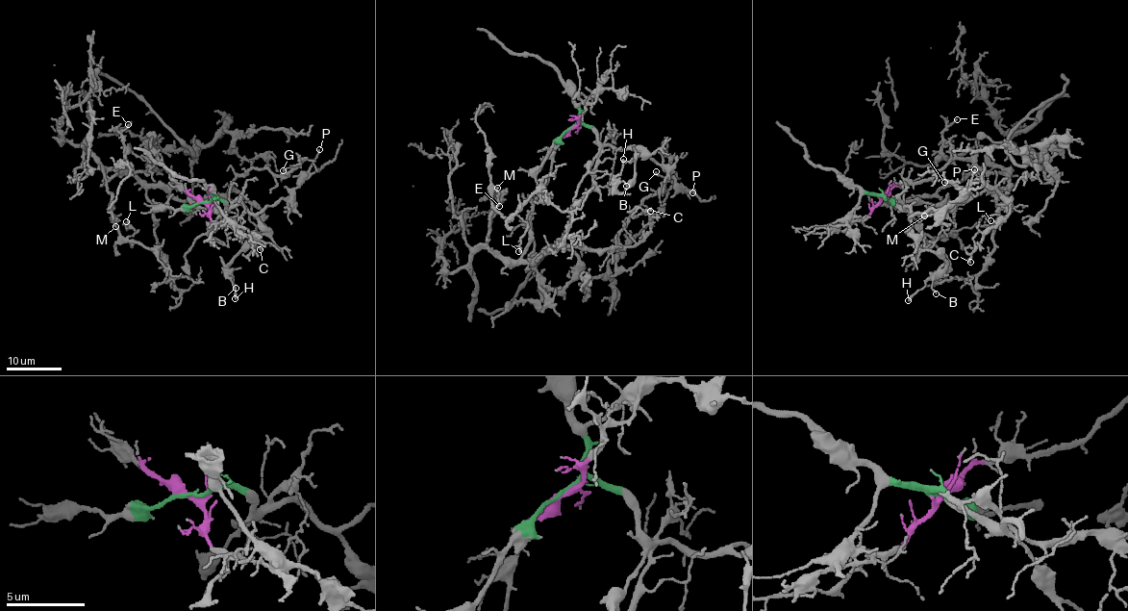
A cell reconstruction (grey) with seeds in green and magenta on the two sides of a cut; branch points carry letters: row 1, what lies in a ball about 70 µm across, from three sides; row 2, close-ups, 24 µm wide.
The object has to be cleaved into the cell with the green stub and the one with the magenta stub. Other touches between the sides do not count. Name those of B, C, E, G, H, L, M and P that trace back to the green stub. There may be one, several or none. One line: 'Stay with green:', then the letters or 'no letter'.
Stay with green: B, H, P

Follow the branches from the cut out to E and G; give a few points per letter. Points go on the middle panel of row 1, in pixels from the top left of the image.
E: (571, 128), (557, 141), (517, 259), (489, 248), (494, 194), (499, 205)
G: (571, 128), (557, 141), (549, 181), (534, 199), (523, 260), (553, 246), (614, 247), (665, 178), (655, 172)

